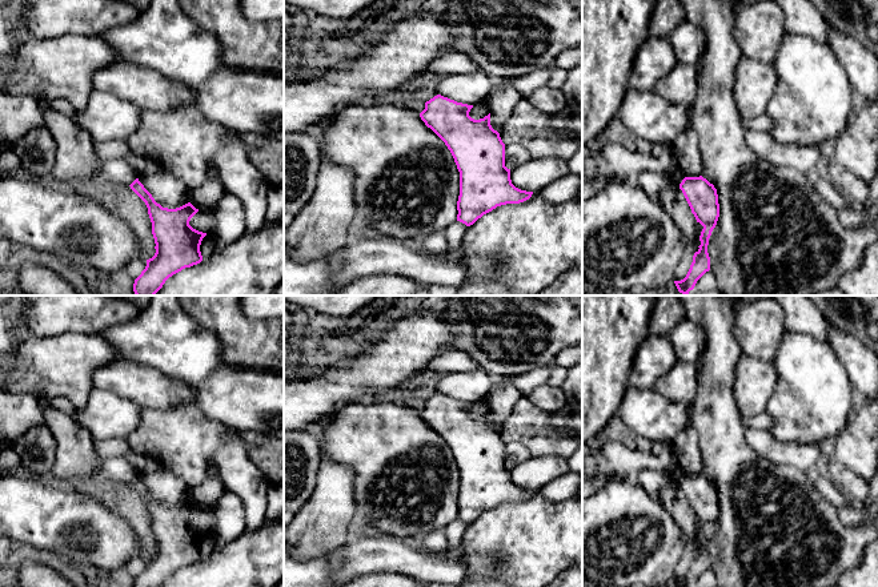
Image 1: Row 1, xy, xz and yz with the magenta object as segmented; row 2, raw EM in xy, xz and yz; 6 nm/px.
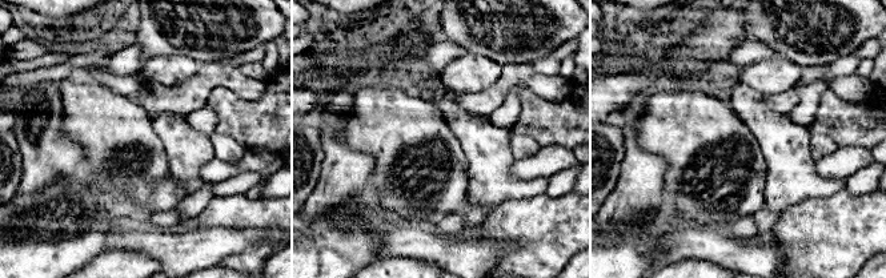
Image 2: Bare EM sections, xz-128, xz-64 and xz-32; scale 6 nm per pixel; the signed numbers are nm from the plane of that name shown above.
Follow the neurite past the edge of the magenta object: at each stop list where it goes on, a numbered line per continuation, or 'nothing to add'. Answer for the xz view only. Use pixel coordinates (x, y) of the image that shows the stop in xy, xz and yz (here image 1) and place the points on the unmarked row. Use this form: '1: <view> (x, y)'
nothing to add

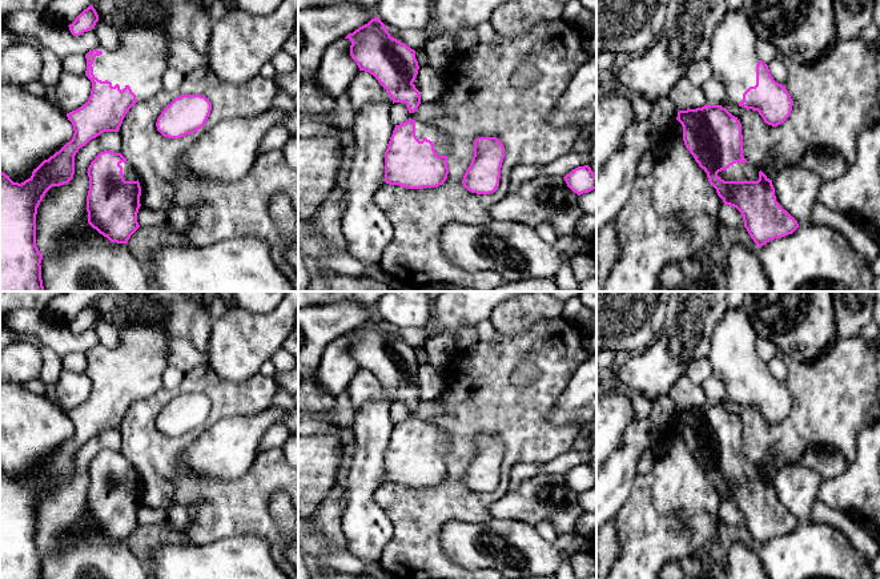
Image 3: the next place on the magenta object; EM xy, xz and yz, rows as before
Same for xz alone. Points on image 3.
1: xz (440, 437)

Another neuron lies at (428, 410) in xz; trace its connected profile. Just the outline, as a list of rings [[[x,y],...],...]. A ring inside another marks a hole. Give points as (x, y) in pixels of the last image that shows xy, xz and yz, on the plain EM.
[[[439,397],[430,399],[430,401],[421,399],[418,407],[414,411],[409,411],[409,417],[417,418],[417,419],[423,419],[423,421],[433,421],[445,414],[446,414],[446,410],[445,410]]]

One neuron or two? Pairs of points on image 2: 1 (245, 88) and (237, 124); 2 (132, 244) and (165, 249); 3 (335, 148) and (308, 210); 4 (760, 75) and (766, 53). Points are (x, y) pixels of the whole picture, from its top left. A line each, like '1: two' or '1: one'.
1: two
2: one
3: one
4: two

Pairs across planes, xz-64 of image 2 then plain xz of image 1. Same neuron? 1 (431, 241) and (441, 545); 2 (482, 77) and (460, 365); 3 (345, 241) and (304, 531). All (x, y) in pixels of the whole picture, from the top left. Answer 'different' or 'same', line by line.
1: different
2: different
3: different

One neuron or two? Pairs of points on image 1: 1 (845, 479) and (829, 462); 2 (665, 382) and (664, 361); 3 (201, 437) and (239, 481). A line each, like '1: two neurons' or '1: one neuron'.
1: one neuron
2: two neurons
3: one neuron

